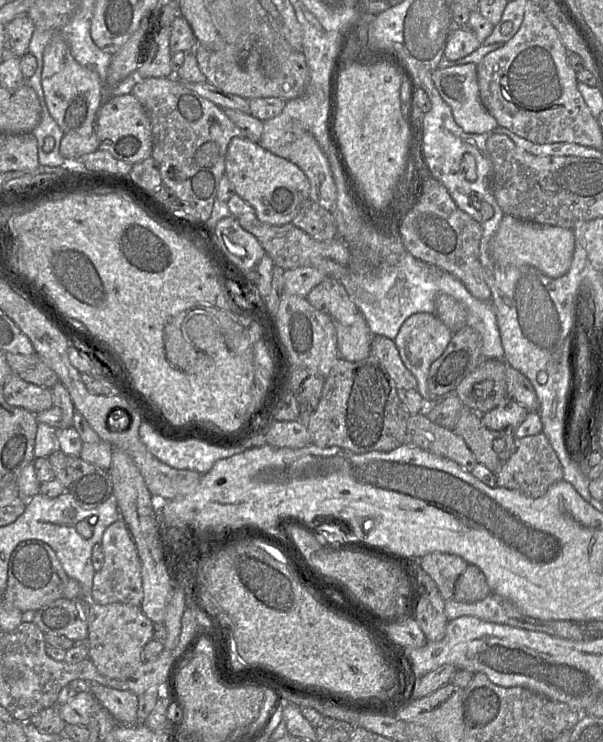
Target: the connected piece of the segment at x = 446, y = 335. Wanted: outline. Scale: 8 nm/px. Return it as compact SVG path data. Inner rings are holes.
M417 312L408 317L402 324L394 343L402 362L417 380L417 391L428 402L431 396L428 390L428 374L431 364L438 359L447 348L453 332L435 315L435 313Z

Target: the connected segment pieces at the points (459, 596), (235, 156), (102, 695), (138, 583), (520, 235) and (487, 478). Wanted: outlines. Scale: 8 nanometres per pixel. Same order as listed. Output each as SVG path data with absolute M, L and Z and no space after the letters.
M469 564L456 581L453 599L471 603L483 600L490 593L483 572L477 566Z
M234 137L230 141L225 156L225 175L233 184L236 194L254 209L256 218L266 224L276 226L291 223L309 199L310 182L296 164L245 137Z
M89 682L90 691L115 718L117 723L125 725L138 724L138 696L129 690L119 690L98 682Z
M119 519L109 525L103 533L100 544L104 562L93 577L91 602L101 605L121 603L140 607L143 598L141 562L126 523Z
M504 215L489 243L489 254L500 266L529 265L550 278L563 276L570 268L575 248L572 229L523 221Z
M542 432L515 438L511 456L497 473L494 474L484 465L477 463L471 474L487 486L517 490L531 498L543 496L554 483L563 479L563 469L557 454Z

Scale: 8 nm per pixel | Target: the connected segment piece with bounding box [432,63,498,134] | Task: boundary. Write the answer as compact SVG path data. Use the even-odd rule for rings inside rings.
M476 64L437 68L432 74L432 80L442 99L451 108L455 122L465 133L482 134L498 127L496 119L480 100Z

